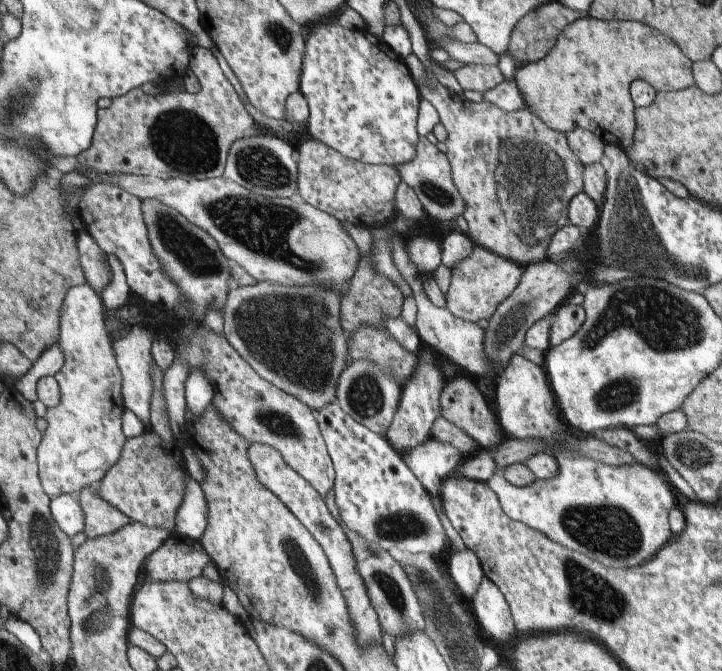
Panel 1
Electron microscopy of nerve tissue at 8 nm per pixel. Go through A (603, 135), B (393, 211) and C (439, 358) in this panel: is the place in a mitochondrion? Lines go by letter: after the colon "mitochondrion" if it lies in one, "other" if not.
A: other
B: other
C: other

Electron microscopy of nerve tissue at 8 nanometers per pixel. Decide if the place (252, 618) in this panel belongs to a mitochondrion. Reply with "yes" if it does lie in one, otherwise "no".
no

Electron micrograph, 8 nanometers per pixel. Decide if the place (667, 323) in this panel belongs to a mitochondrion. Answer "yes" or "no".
yes

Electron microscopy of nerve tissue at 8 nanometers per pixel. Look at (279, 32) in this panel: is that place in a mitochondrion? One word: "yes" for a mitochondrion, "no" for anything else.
yes

